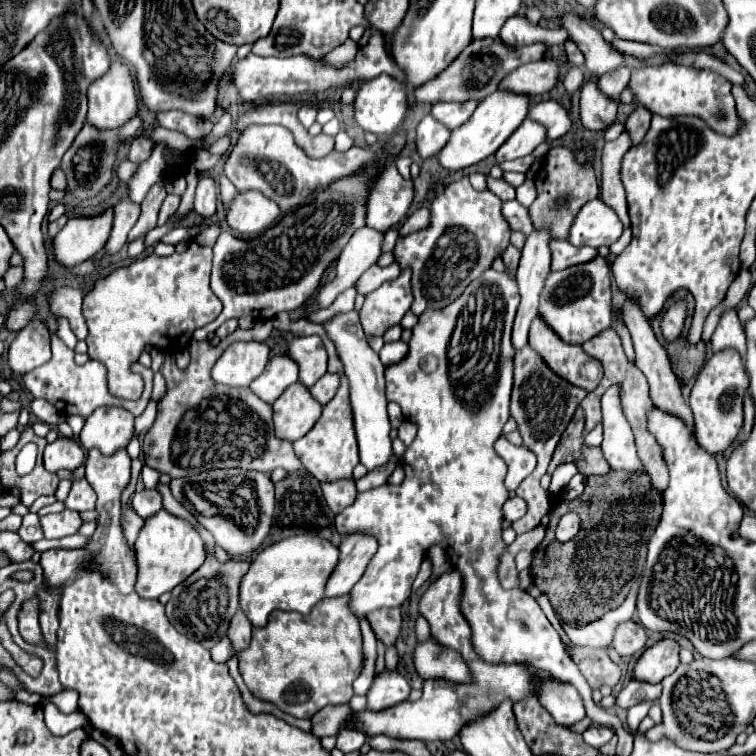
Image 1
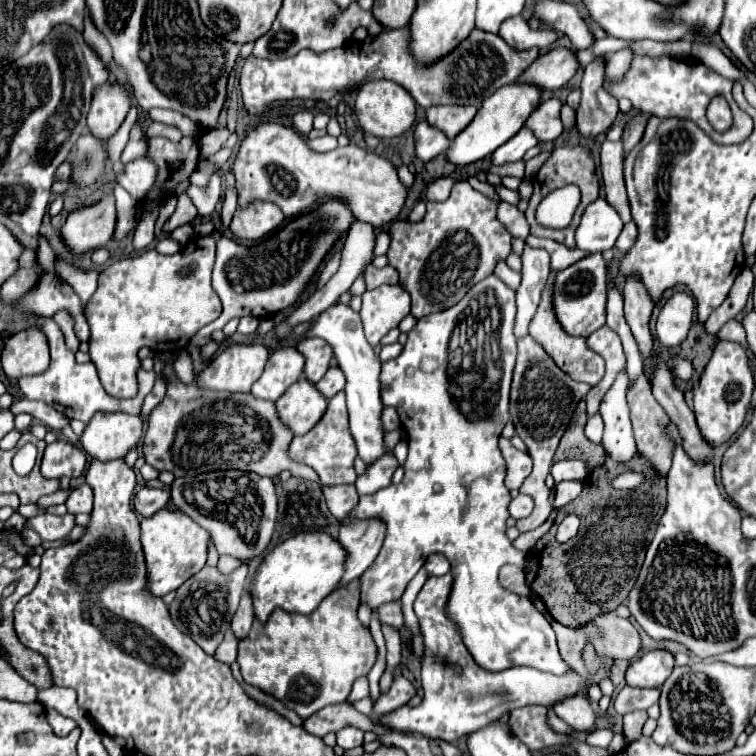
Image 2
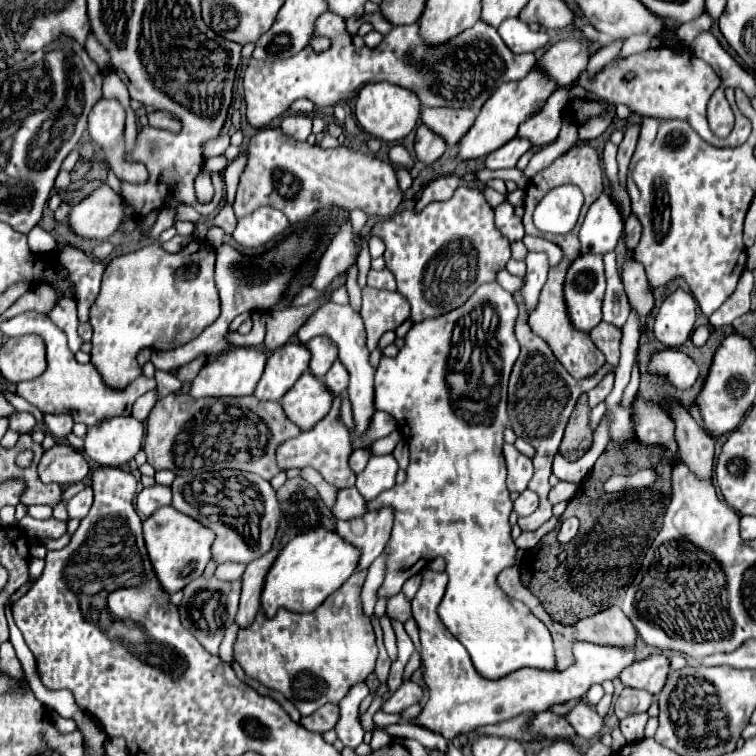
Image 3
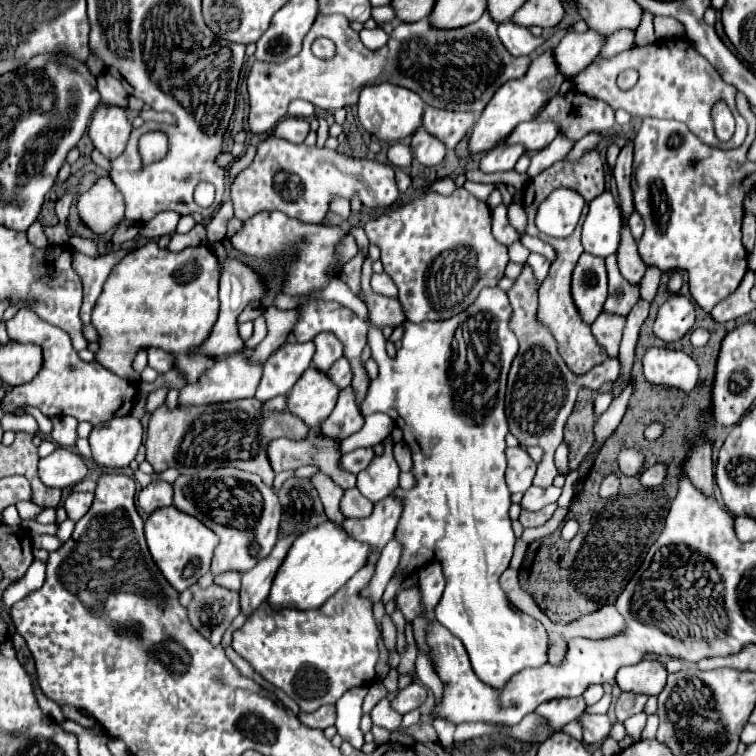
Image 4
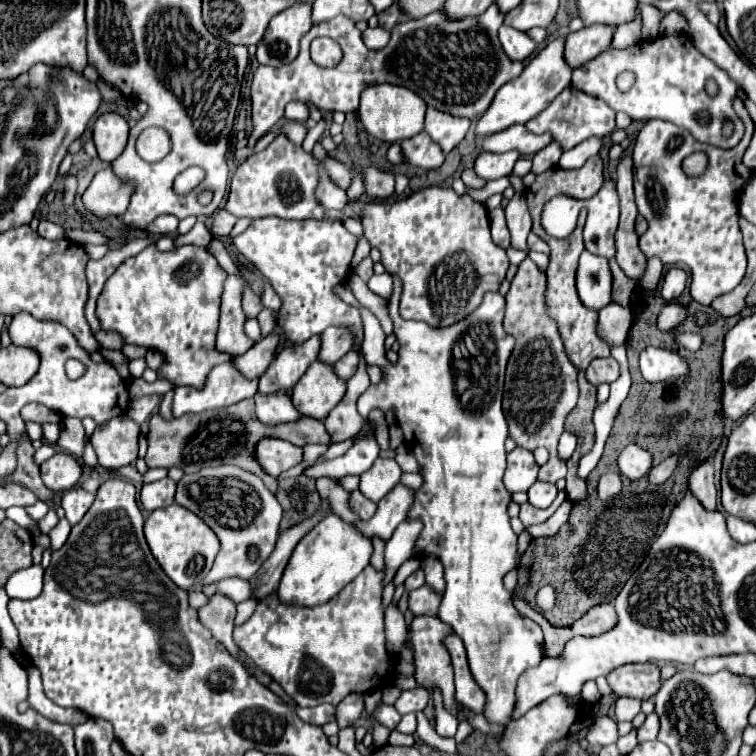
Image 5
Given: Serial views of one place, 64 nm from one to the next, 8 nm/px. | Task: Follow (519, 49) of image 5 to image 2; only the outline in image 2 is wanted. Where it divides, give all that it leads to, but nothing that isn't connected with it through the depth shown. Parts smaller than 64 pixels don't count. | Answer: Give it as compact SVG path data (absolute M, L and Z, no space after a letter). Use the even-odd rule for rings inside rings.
M514 16L514 18L504 20L498 34L502 36L502 40L508 46L512 46L516 50L528 50L534 46L536 48L548 48L558 38L558 34L554 30L548 30L548 28L530 30L524 16Z

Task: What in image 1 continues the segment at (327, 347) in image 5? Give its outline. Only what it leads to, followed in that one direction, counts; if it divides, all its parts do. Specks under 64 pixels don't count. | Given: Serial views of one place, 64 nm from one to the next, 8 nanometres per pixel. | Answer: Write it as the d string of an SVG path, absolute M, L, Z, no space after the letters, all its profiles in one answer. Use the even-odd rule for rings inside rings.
M320 336L294 338L290 342L288 354L300 364L300 382L304 386L310 388L312 384L316 384L318 378L324 376L328 354Z

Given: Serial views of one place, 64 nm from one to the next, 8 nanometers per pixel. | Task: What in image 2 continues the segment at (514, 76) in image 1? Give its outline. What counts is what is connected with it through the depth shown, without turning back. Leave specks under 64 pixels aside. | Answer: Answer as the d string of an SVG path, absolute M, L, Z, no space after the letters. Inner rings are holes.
M556 46L550 52L538 56L518 82L530 82L544 90L558 90L568 84L580 68L582 66L574 50Z

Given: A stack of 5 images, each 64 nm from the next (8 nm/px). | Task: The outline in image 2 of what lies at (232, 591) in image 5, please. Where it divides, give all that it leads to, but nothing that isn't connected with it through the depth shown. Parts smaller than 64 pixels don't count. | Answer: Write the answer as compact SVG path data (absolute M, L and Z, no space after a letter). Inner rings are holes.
M220 556L220 562L218 562L218 570L222 574L232 574L236 568L240 568L242 562L240 560L234 560L234 558L228 558L228 556Z

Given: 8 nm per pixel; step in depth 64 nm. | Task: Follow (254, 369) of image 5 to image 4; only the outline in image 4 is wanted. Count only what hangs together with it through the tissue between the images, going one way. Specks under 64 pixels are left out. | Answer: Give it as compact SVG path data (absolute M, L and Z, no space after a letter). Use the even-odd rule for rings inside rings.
M268 306L264 310L264 316L268 322L268 336L254 350L248 352L248 360L252 364L264 364L268 356L272 356L272 352L276 352L276 348L280 348L286 342L298 318L294 310L278 310L274 306Z

